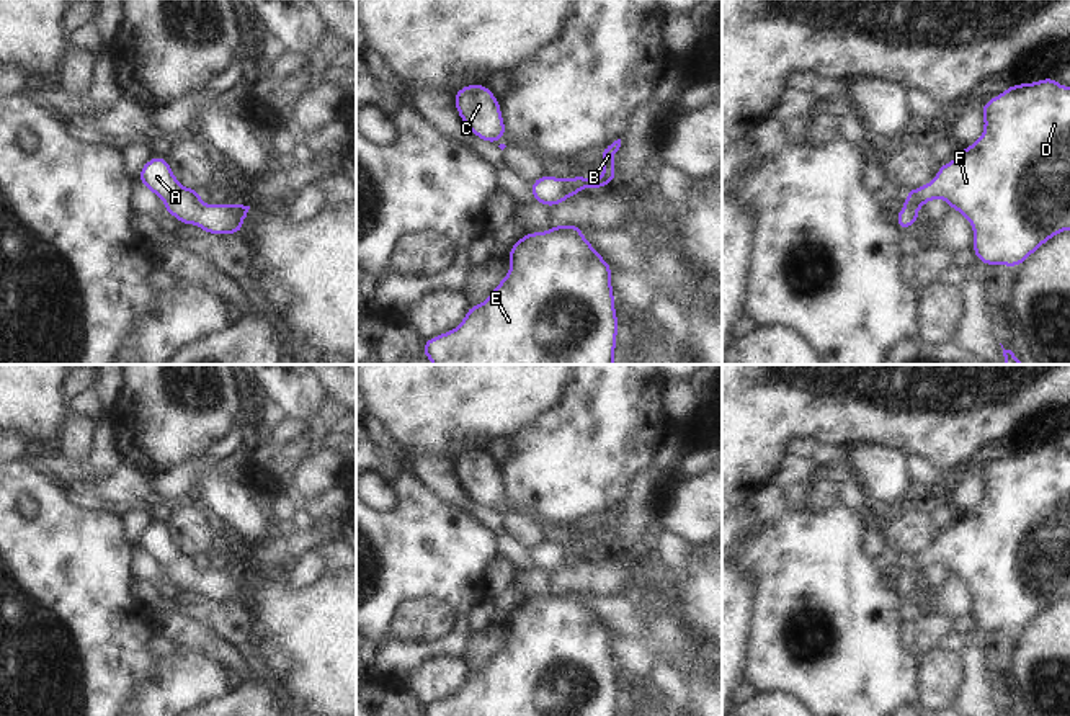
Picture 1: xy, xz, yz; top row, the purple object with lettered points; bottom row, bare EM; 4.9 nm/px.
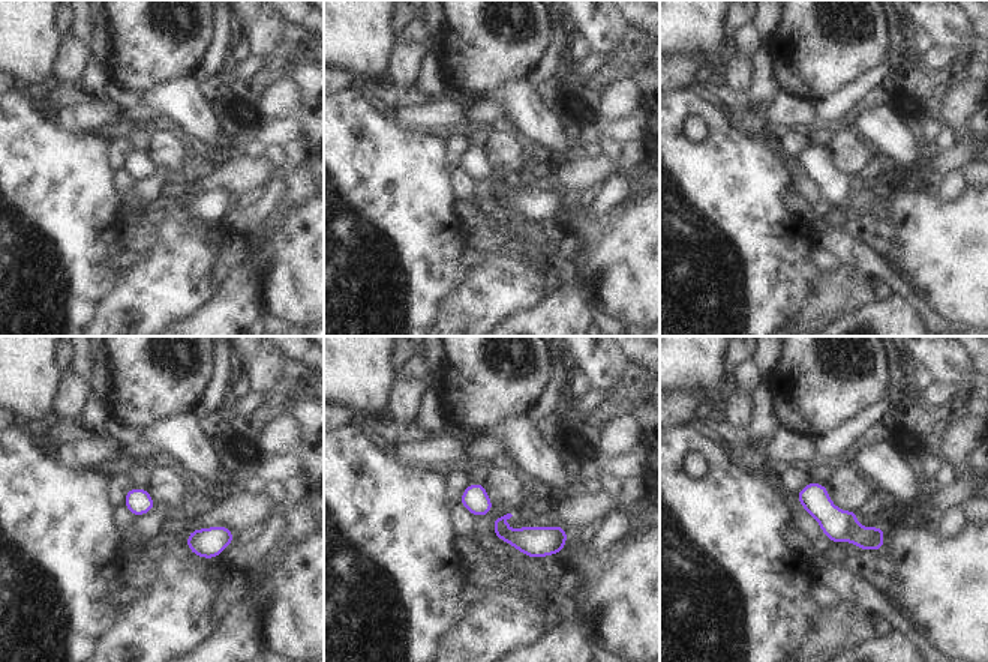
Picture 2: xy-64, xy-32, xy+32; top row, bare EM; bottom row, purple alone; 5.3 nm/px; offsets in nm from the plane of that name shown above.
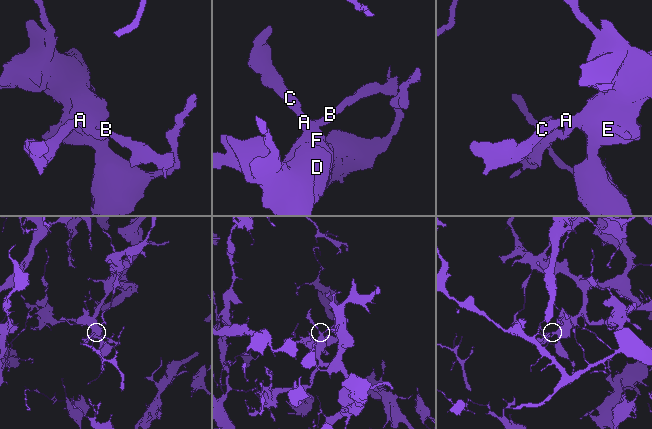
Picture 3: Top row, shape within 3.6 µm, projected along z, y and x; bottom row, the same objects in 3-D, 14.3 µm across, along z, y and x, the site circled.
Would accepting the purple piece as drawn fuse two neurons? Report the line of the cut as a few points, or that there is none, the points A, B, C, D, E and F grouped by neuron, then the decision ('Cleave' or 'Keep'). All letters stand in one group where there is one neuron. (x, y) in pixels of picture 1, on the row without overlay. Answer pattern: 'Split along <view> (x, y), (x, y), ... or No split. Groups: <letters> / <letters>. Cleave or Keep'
No split. Groups: A B C D E F. Keep.

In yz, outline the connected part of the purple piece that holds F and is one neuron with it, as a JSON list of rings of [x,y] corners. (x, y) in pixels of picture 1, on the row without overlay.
[[[1054,443],[1014,450],[990,464],[979,477],[985,487],[982,502],[972,512],[965,512],[954,526],[941,530],[930,549],[907,557],[895,590],[900,597],[916,592],[918,575],[943,564],[970,588],[975,626],[987,633],[1016,634],[1052,603],[1070,597],[1070,453],[1060,451]]]

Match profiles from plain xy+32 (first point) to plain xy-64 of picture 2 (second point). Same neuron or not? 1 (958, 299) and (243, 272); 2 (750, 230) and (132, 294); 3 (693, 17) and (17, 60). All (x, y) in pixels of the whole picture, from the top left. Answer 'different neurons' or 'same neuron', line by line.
1: different neurons
2: different neurons
3: same neuron

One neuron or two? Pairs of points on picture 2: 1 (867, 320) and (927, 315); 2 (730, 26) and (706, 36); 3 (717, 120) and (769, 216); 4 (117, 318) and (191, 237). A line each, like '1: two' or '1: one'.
1: two
2: two
3: one
4: one

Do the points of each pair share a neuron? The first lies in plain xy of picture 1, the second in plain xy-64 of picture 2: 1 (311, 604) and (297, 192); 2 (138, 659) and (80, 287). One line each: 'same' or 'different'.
1: different
2: same

